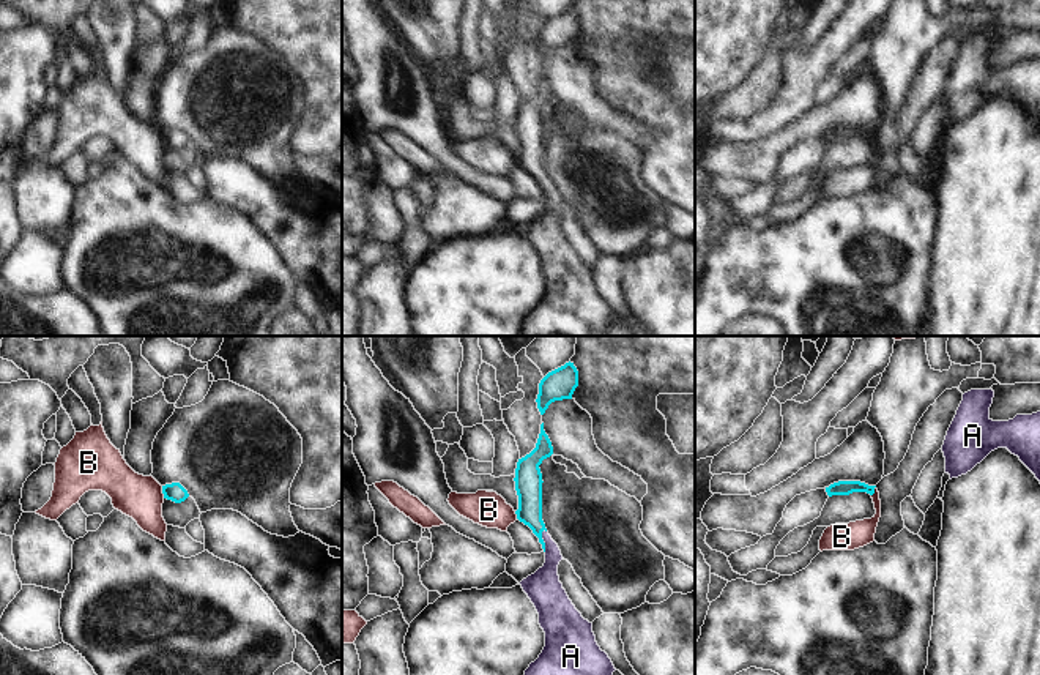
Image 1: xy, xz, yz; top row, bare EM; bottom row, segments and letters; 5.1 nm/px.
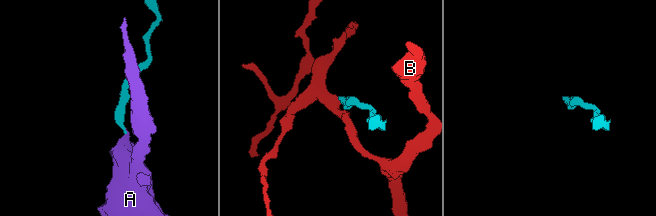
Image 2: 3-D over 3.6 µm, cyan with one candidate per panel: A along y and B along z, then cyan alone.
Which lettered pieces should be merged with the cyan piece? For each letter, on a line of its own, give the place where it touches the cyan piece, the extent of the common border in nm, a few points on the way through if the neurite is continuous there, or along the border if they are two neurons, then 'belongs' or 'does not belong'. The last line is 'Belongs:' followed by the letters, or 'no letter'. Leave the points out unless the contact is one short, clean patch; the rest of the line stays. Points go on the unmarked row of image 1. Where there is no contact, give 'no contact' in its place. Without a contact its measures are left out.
A: meets cyan in xz at (542, 186); contact 120 nm long; runs through xz (530, 139), (530, 160), (542, 186), (550, 194), (544, 235); belongs
B: meets cyan in xy at (163, 139); contact 70 nm long; border along xy (161, 133), (164, 144); does not belong
Belongs: A

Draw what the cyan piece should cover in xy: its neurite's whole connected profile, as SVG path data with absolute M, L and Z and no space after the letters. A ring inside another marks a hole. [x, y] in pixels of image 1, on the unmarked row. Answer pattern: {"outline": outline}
{"outline": "M180 129L162 132L162 140L164 145L172 147L175 150L181 150L189 144L188 137Z"}

